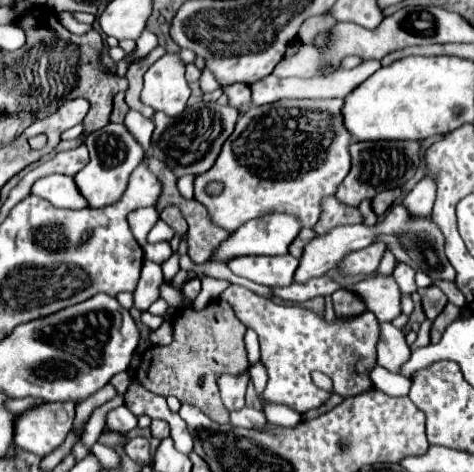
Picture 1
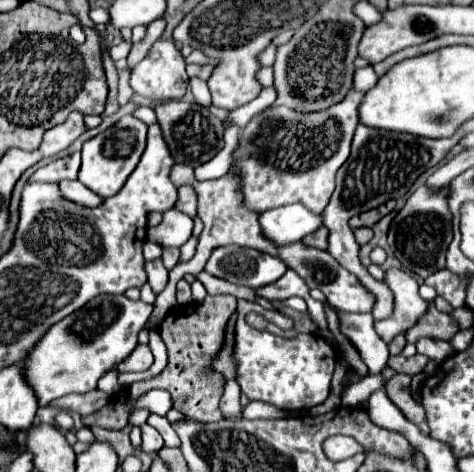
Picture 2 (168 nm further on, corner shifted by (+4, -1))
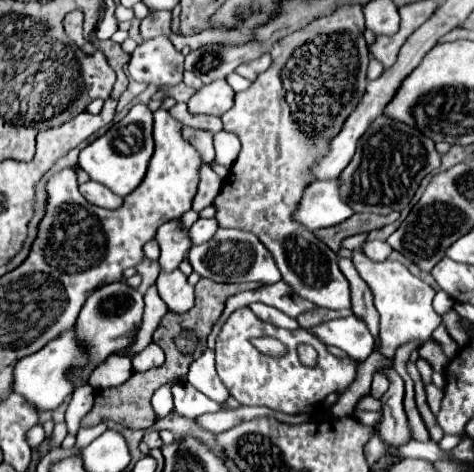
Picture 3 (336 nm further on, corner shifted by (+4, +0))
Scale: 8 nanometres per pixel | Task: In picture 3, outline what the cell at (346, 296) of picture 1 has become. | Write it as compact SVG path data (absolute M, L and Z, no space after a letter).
M370 394L363 397L359 402L356 404L354 412L357 411L382 411L381 402L378 399L373 398Z

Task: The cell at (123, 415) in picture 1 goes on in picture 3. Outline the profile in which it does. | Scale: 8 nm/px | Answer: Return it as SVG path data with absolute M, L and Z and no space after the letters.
M165 385L161 389L157 389L157 393L151 399L153 411L157 417L165 417L173 411L173 397L171 397L171 385Z

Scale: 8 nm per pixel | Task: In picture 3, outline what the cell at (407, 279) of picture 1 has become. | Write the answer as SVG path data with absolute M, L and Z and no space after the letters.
M355 251L353 263L355 263L359 275L365 279L365 283L369 283L373 297L375 297L375 307L381 315L379 353L383 353L385 357L393 357L397 347L417 341L417 339L425 341L431 337L431 333L441 323L441 315L431 307L431 299L435 295L433 287L429 287L419 277L409 273L409 269L399 261L375 263L361 251Z

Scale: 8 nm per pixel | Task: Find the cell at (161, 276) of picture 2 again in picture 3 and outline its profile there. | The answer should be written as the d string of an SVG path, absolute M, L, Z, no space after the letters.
M175 219L163 223L157 229L155 241L159 243L159 249L161 249L159 269L165 273L177 269L177 265L187 257L187 251L191 249L191 241L189 241L187 231L181 231Z

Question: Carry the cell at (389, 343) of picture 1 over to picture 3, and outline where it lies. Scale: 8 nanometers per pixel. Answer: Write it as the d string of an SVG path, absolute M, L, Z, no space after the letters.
M355 315L327 321L309 331L325 345L335 345L343 349L355 361L365 361L373 353L375 339L373 335L369 335L365 323L361 323L361 319L357 319Z

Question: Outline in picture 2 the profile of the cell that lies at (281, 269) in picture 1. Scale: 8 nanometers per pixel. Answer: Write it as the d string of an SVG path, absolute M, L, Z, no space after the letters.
M233 244L215 248L203 270L211 276L223 278L233 284L249 286L253 290L279 280L287 272L281 260L255 248L243 248Z

